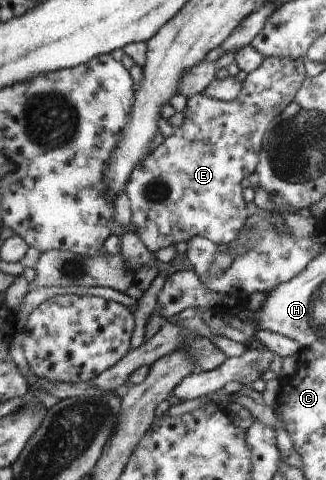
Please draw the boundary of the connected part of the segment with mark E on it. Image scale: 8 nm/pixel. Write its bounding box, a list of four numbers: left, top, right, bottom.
[124,57,306,252]

